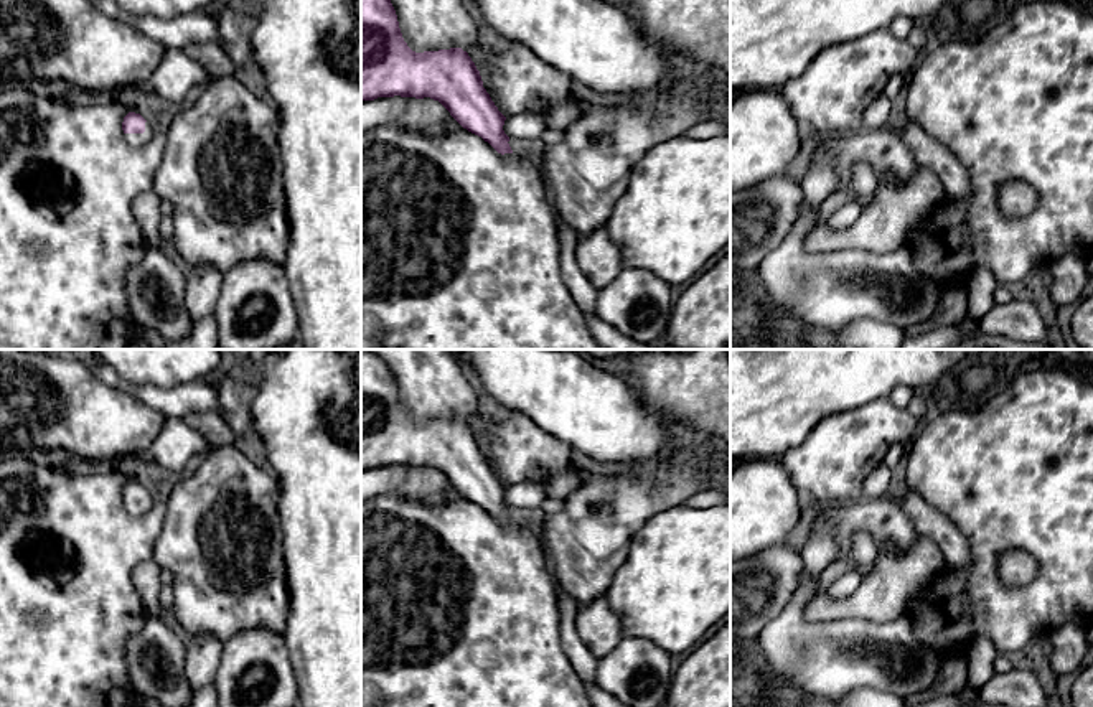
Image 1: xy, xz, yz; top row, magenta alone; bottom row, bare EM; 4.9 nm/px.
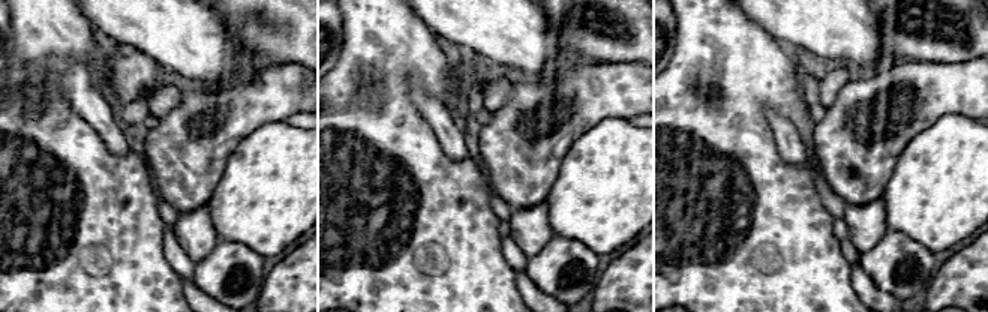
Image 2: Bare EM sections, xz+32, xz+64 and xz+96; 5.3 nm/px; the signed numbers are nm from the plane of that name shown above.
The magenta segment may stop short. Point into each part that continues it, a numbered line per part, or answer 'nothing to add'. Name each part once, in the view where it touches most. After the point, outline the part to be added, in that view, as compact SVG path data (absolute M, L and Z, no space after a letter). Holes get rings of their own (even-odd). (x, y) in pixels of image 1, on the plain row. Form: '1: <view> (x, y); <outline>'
1: xy (137, 510); M145 491L145 501L143 503L125 503L125 509L132 516L142 517L152 509L153 503L155 503L153 496L148 491Z

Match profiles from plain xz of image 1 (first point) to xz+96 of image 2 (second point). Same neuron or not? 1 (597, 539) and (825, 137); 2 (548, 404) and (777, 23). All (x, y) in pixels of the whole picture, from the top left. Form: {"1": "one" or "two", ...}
{"1": "one", "2": "one"}

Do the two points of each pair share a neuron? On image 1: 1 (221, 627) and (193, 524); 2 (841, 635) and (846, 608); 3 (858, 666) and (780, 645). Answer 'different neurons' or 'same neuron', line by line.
1: same neuron
2: different neurons
3: same neuron

